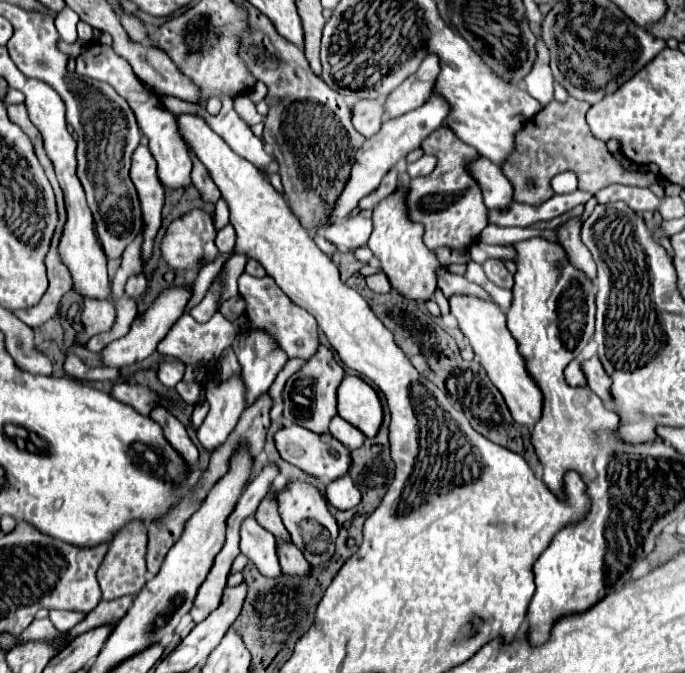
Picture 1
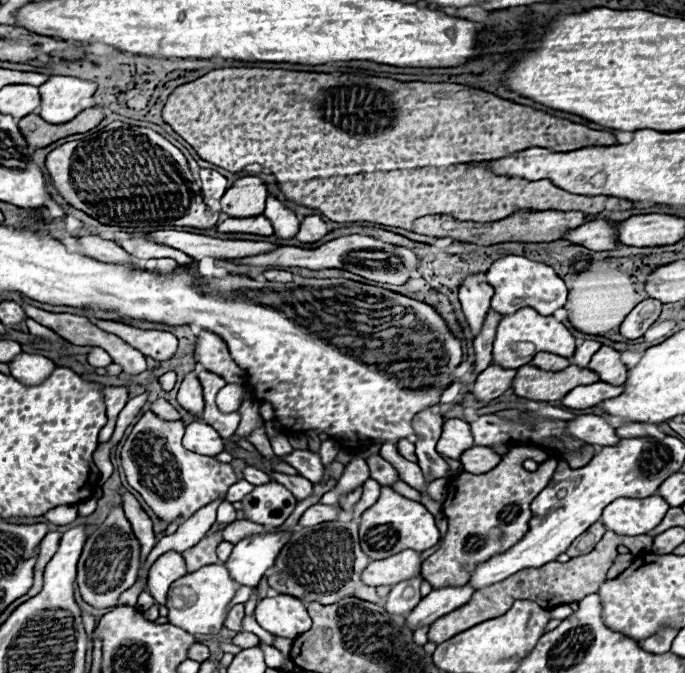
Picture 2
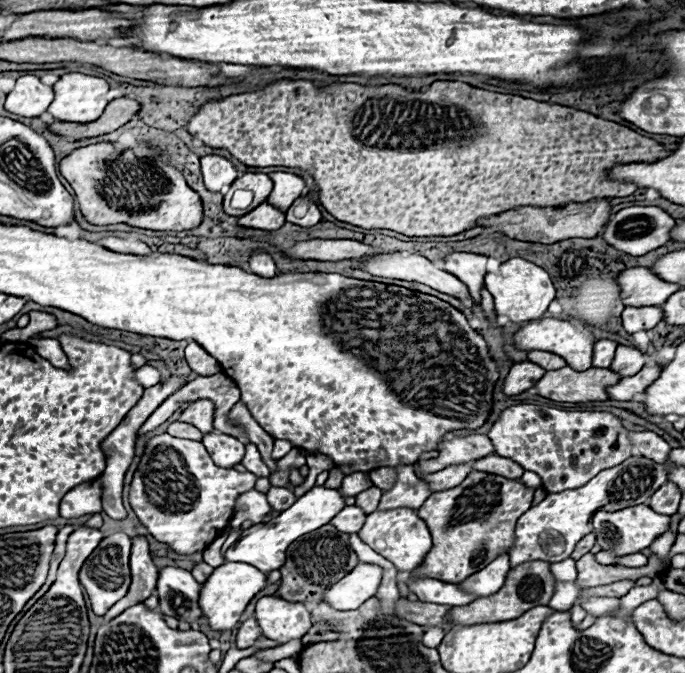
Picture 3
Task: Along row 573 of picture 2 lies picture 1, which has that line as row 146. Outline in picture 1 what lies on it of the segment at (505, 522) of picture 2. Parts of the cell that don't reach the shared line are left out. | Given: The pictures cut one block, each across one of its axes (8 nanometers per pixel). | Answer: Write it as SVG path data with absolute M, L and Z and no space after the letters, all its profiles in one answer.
M448 126L434 130L422 142L422 150L426 154L436 156L438 164L428 178L414 178L410 182L408 192L410 218L426 226L424 244L430 250L446 246L468 252L468 248L478 240L480 232L488 226L488 210L482 202L482 190L468 168L468 164L480 158L480 154L476 148L460 142L460 138L456 138L456 134L452 134L452 128Z

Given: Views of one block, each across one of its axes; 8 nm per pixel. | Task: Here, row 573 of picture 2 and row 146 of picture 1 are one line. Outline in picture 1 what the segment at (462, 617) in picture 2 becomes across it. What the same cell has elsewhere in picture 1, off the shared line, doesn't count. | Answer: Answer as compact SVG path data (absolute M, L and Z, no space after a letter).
M568 96L566 102L552 100L546 104L536 118L528 120L524 130L516 136L516 152L506 160L504 174L510 178L514 186L514 200L524 204L546 202L554 192L550 188L550 180L554 174L564 170L574 170L578 176L578 188L596 194L600 188L620 182L630 186L646 186L644 174L634 170L626 170L622 166L622 154L608 152L606 142L600 142L594 134L590 134L586 124L586 112L590 110L588 102L580 102Z

